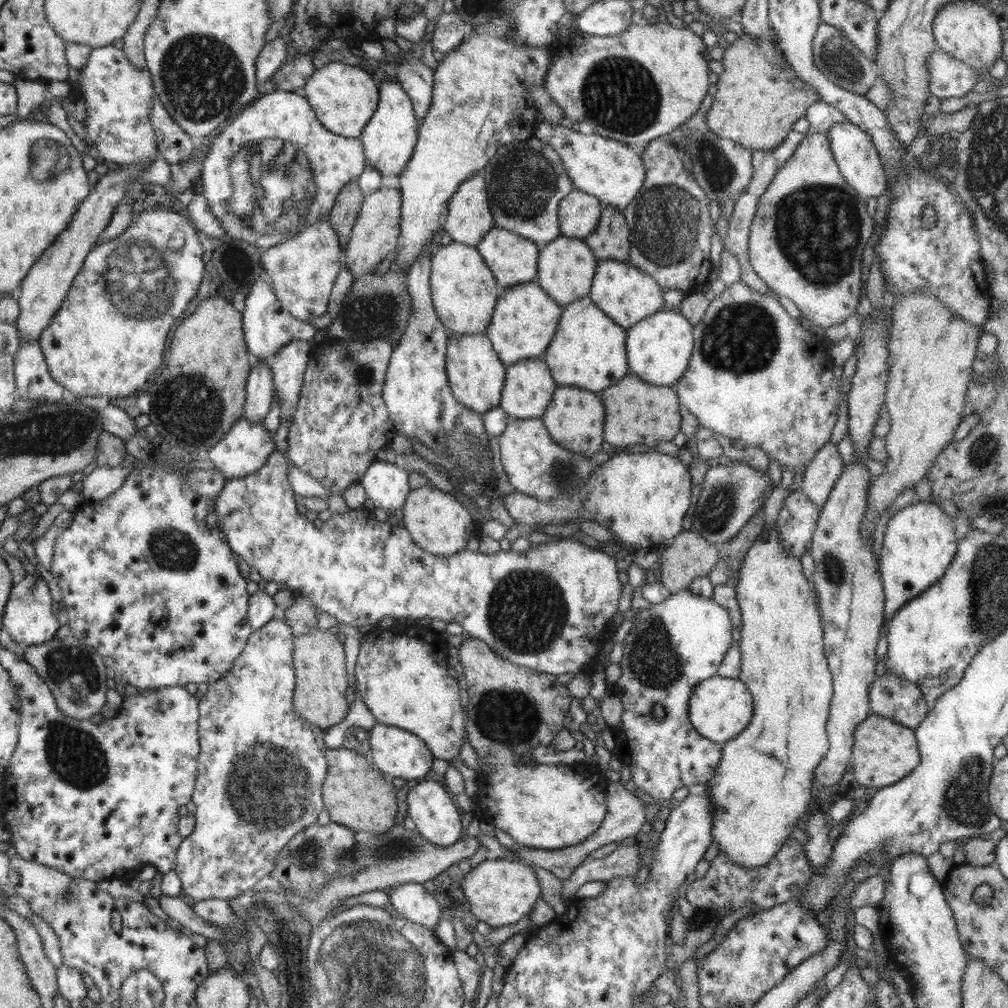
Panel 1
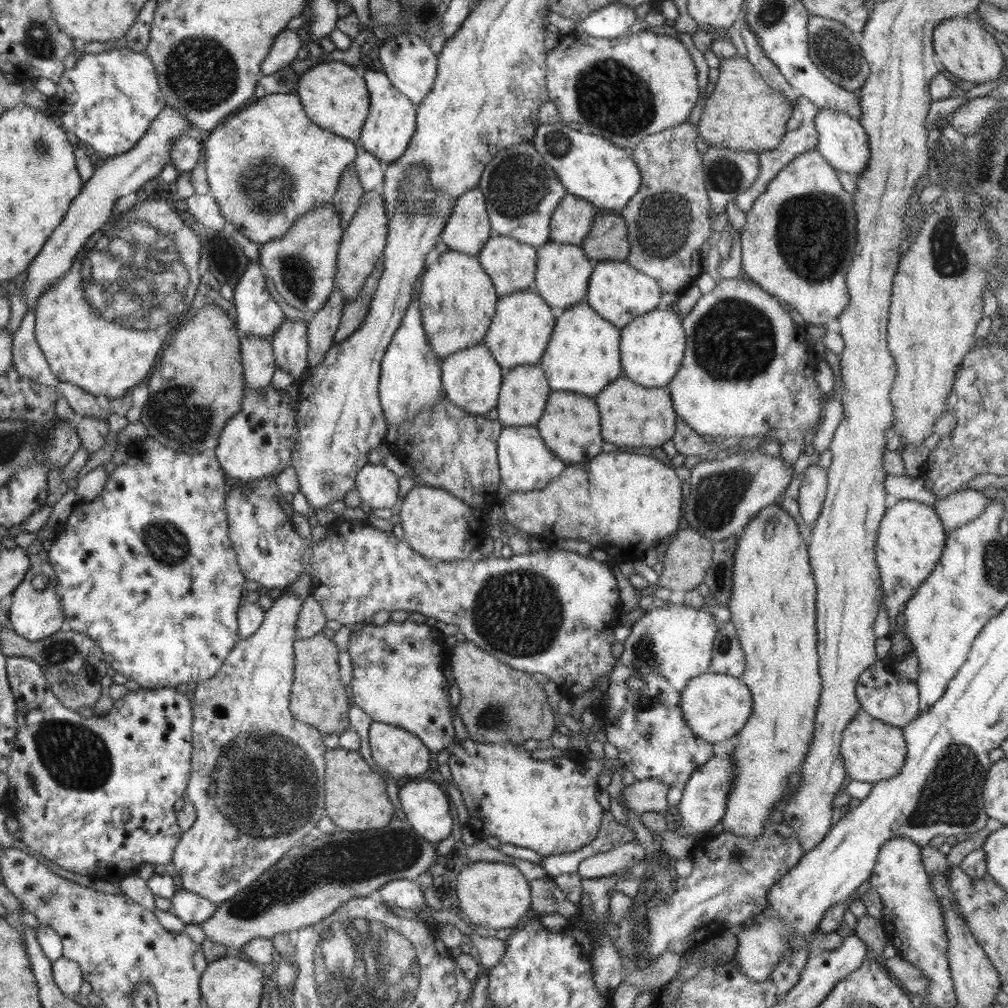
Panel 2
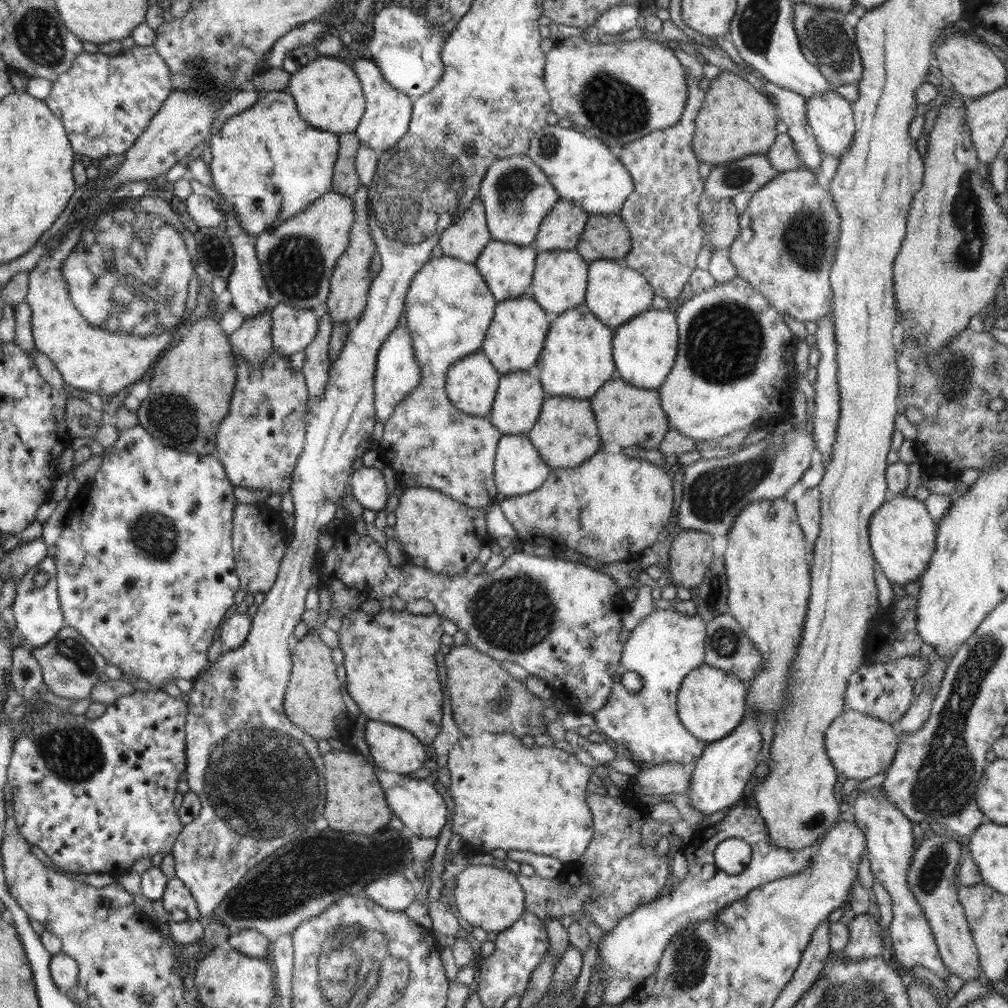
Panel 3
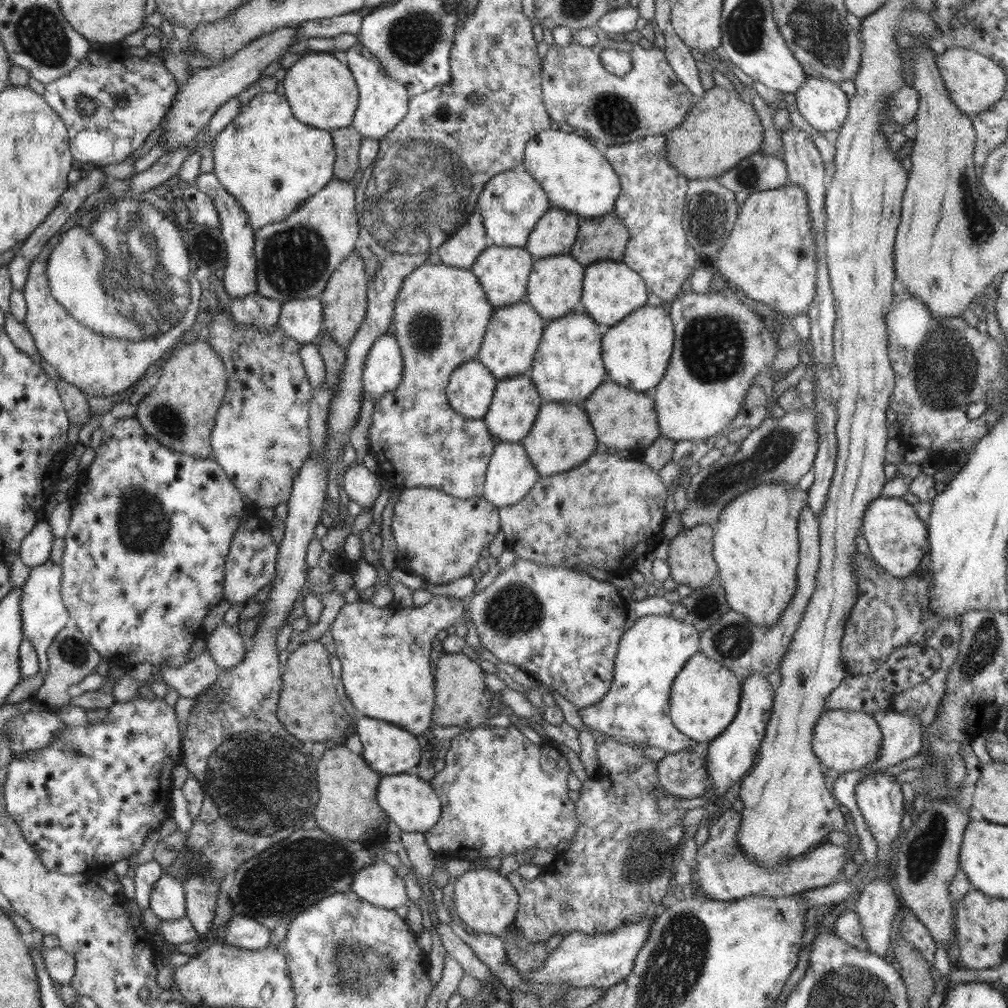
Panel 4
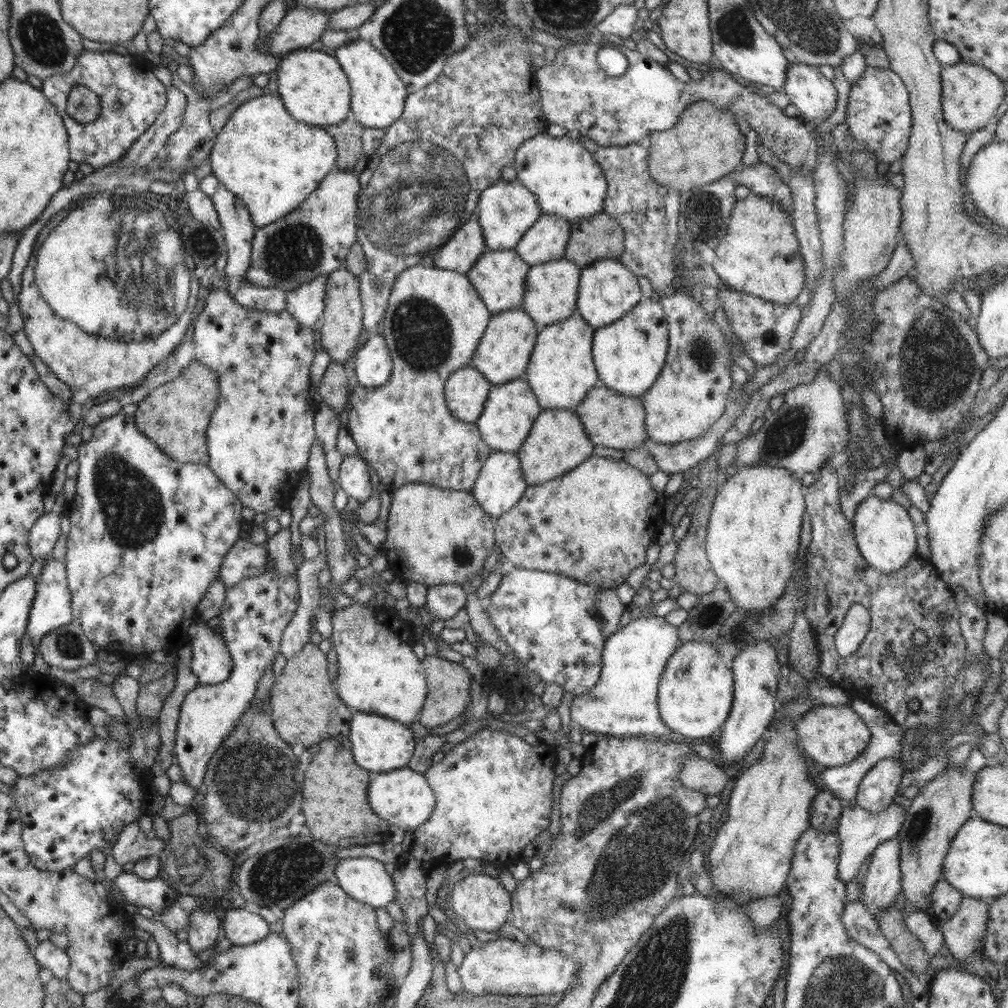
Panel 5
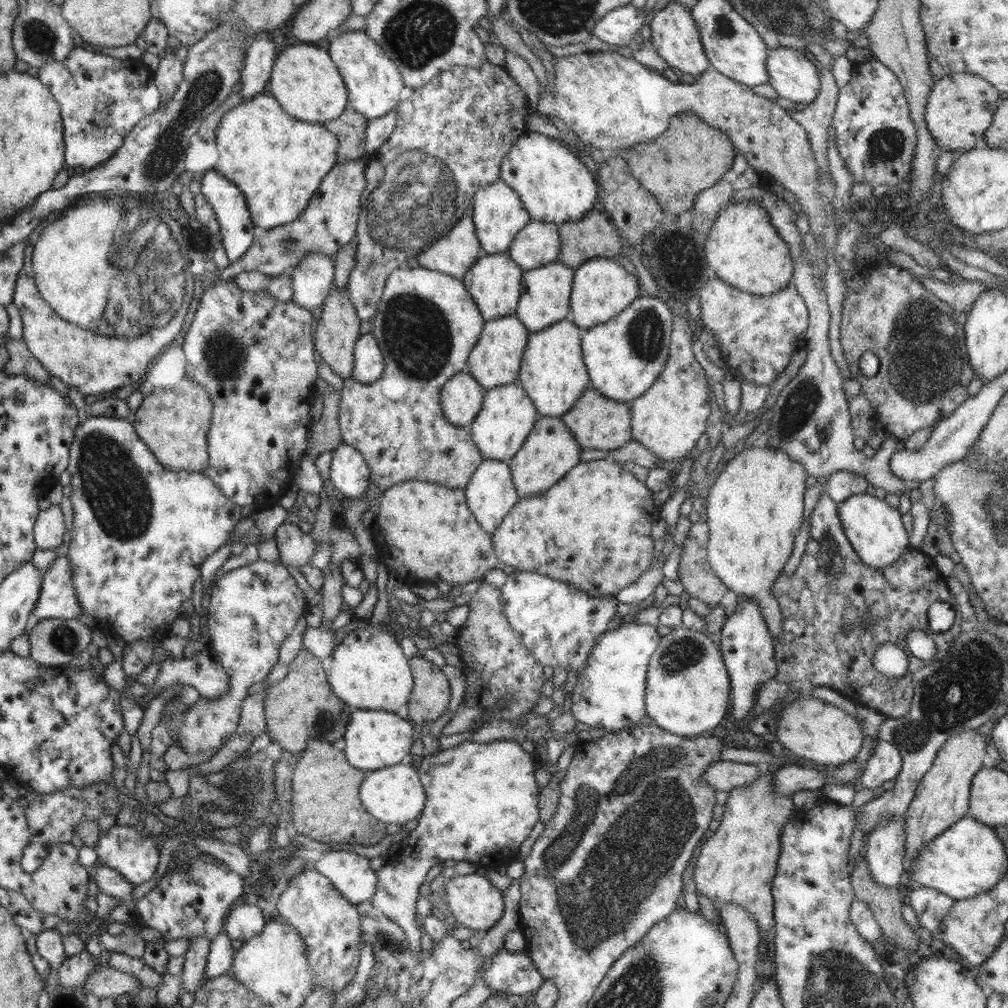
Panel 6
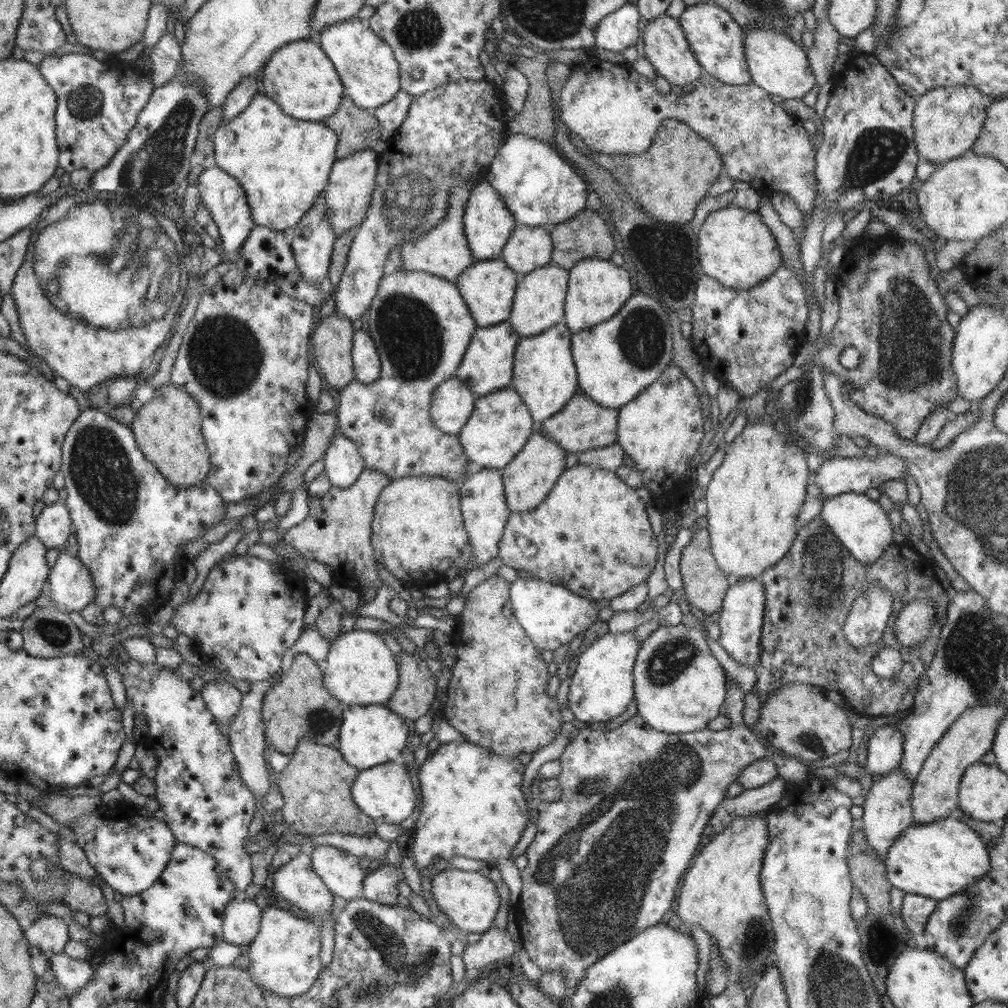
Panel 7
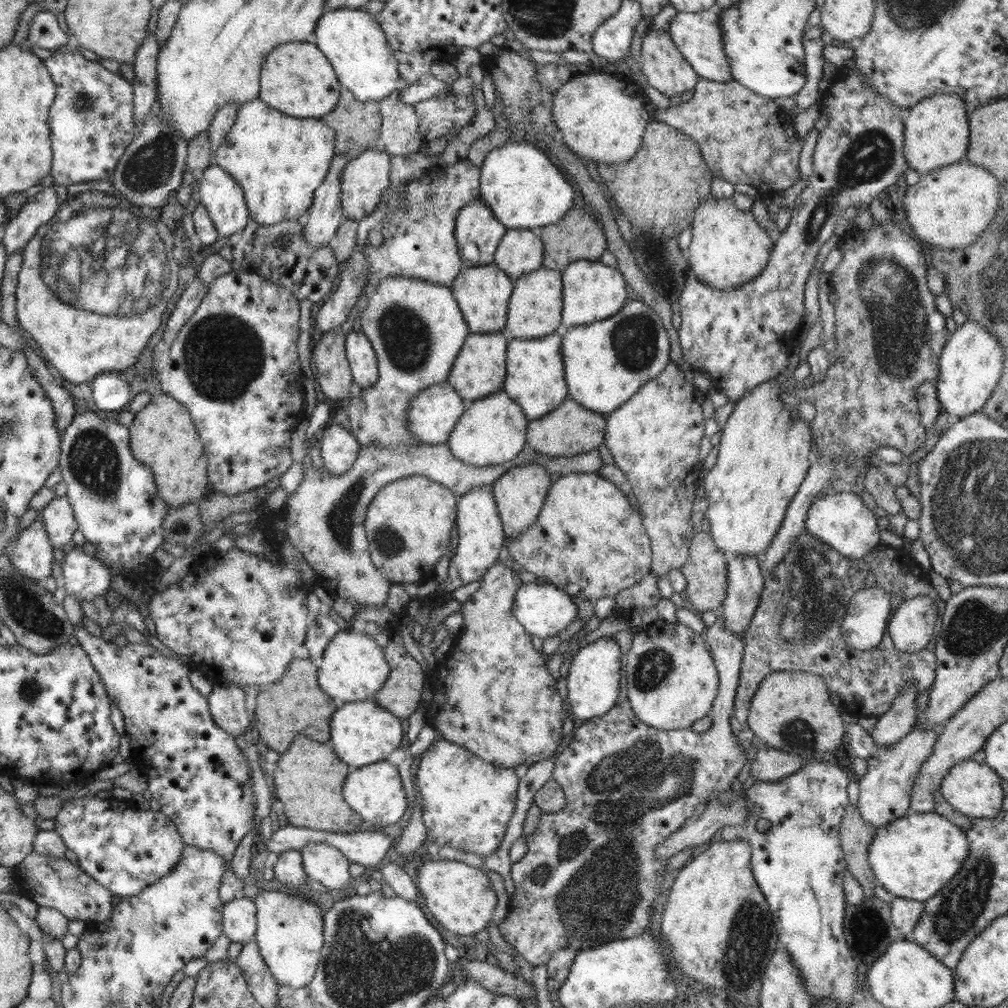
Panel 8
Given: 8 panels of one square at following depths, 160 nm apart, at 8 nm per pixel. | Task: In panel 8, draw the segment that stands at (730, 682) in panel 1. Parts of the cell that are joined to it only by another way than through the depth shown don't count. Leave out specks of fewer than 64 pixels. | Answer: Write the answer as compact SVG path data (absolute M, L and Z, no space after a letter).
M658 618L644 630L640 629L634 637L632 647L625 654L626 664L623 670L628 692L627 702L634 714L648 726L662 730L689 730L696 720L711 715L714 700L718 696L719 676L704 635L697 633L684 624L672 624Z

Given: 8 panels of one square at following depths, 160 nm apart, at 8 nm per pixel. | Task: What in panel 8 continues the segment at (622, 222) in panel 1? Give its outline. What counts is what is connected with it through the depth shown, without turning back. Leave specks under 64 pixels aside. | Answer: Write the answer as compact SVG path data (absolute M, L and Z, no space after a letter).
M572 207L557 224L538 228L536 231L544 247L543 266L550 270L563 271L571 262L577 260L598 261L607 249L607 238L602 226L586 208Z

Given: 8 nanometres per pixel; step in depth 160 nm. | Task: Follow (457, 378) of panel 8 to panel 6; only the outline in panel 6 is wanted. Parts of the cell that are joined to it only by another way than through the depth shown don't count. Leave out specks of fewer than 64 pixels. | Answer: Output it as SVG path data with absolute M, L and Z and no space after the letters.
M515 315L485 322L477 343L470 351L466 370L485 390L517 382L529 334L523 322Z

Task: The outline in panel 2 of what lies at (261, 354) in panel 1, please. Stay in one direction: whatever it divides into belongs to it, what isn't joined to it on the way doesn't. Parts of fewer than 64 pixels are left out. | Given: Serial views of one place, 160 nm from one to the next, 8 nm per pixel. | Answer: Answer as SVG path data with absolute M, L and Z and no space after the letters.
M248 261L234 288L236 324L244 335L270 340L286 316L266 289L266 276L260 264Z

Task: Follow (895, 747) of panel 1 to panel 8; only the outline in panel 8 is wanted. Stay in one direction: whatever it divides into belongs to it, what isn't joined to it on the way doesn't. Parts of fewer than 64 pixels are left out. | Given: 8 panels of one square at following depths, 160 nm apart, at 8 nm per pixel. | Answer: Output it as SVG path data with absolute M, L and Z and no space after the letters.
M776 671L760 682L755 693L747 725L760 743L811 760L840 746L846 728L820 676L802 671Z

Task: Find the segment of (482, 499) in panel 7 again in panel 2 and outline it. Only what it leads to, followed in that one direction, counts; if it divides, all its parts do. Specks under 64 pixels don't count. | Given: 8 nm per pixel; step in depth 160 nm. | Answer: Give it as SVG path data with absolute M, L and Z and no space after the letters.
M536 425L503 426L497 440L497 459L501 481L511 492L542 490L569 466L544 444Z

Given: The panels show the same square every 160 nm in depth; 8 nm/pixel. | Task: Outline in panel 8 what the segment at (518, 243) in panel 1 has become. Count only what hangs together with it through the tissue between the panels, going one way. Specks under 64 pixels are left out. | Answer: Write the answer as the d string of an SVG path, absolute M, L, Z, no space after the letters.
M494 262L487 265L467 264L456 276L450 289L472 334L504 330L507 323L509 298L514 290L513 281Z

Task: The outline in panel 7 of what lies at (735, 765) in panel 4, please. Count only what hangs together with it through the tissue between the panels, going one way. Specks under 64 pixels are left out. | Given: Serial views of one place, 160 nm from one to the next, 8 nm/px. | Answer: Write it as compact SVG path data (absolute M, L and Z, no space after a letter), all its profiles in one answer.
M754 578L732 580L732 586L726 592L718 620L720 645L742 666L753 668L761 653L760 638L764 626L765 594L760 581Z

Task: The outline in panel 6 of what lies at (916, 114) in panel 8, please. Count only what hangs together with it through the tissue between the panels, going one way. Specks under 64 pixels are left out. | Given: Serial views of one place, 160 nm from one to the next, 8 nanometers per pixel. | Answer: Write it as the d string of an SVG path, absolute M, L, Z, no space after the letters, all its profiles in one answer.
M962 72L948 74L934 83L926 106L926 127L940 149L964 152L975 148L980 138L992 124L994 112L1004 95L998 93L986 79Z

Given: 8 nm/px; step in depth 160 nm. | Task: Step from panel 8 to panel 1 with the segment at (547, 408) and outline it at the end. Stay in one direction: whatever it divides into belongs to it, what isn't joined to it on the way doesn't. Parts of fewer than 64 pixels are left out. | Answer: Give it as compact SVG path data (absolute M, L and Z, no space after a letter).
M586 295L563 307L556 334L542 354L542 360L557 385L600 393L630 374L625 338L625 329L608 318Z

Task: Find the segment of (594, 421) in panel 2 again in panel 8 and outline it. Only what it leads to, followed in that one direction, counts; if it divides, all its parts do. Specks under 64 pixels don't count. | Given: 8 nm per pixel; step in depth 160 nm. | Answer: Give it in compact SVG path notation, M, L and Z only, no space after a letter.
M525 462L507 470L497 481L493 482L491 487L493 488L496 508L502 521L504 534L506 540L508 540L508 538L516 538L537 520L548 494L548 489L551 487L550 474L540 464Z

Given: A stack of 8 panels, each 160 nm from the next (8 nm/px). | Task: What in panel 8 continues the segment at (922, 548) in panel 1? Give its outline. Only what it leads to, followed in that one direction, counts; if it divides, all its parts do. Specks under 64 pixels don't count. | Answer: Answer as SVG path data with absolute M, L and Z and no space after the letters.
M826 492L823 495L816 496L808 509L805 520L805 530L810 534L829 544L832 550L839 552L842 556L856 558L857 560L866 559L871 550L878 547L883 527L883 521L880 520L875 511L871 511L864 505L860 495L846 492Z

